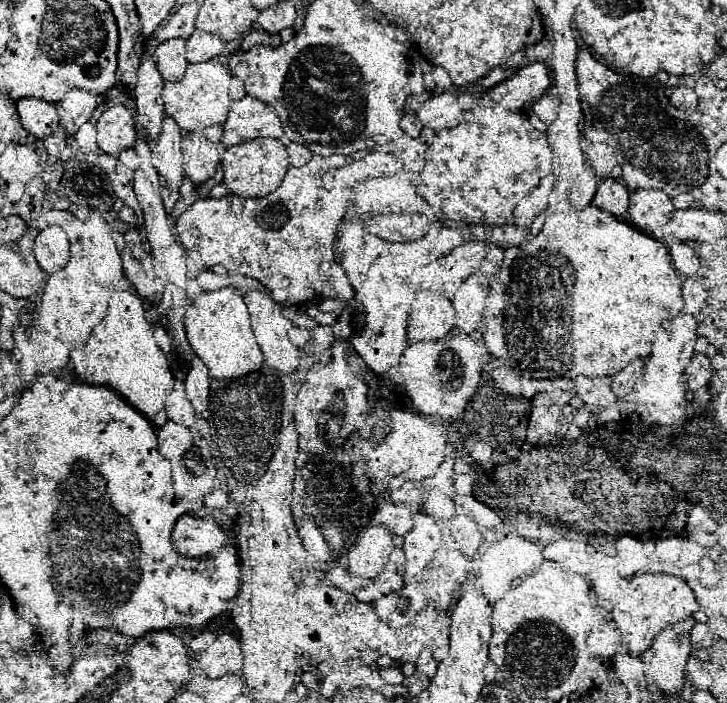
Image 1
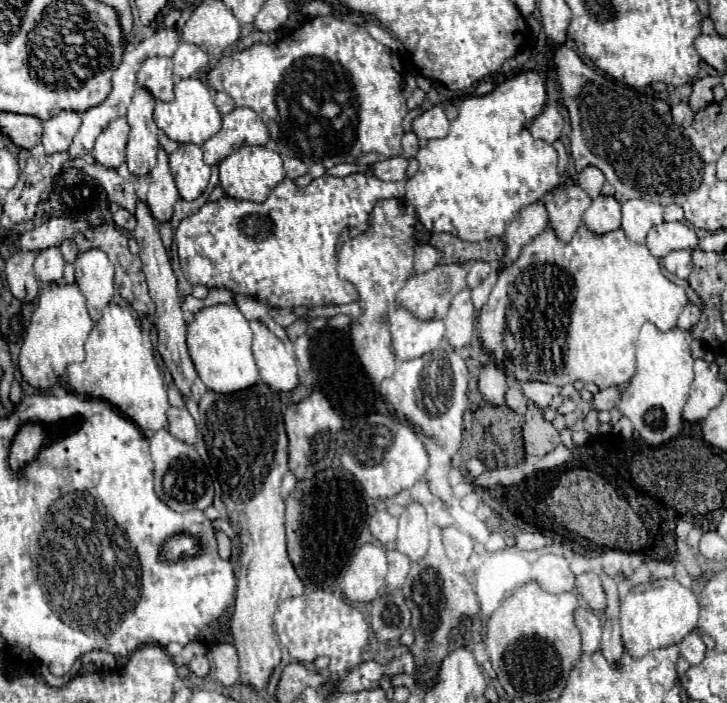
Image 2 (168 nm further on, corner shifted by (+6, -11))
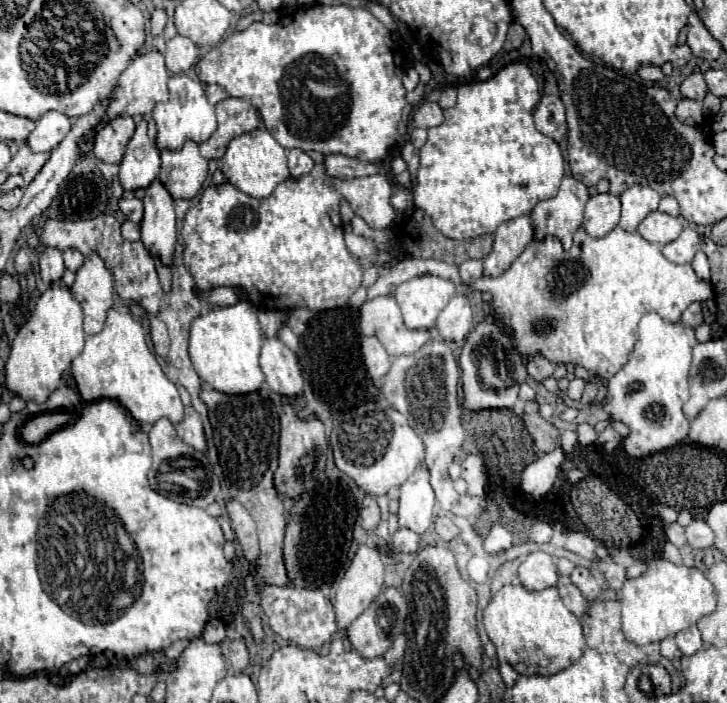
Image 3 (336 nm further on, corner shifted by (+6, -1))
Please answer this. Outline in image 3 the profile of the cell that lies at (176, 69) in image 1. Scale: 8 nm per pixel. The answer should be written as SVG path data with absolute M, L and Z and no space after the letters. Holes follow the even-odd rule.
M150 51L144 55L138 55L118 77L116 87L112 89L110 97L112 101L108 101L108 113L104 113L104 121L100 121L100 125L96 125L96 129L92 129L92 133L88 133L88 141L84 141L84 145L80 145L80 155L86 155L92 151L94 145L94 137L98 133L98 129L102 129L104 125L108 125L108 121L112 121L112 117L134 117L134 115L148 115L152 111L152 107L160 101L168 101L168 69L164 65L164 55L158 51Z

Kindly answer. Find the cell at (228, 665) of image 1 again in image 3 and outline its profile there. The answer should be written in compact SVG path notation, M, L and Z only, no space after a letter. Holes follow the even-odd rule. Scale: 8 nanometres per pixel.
M236 639L236 641L230 643L230 663L232 663L236 673L240 673L240 671L244 671L248 667L250 653L248 653L248 647L246 647L244 641Z

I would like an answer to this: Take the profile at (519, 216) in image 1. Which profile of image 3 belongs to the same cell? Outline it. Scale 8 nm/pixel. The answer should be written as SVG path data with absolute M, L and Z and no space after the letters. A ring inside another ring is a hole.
M528 215L502 223L494 233L494 247L484 259L484 275L496 277L504 273L508 265L512 265L512 261L524 251L524 247L532 243L532 237L534 225Z

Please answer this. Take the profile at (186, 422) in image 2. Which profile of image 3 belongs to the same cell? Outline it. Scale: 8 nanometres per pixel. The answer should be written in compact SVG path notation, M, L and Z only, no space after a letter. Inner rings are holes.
M186 407L184 421L176 425L176 431L178 431L178 437L186 445L192 445L194 449L200 449L204 453L208 451L208 443L206 443L206 437L204 437L204 427L202 427L200 415L194 411L194 407Z

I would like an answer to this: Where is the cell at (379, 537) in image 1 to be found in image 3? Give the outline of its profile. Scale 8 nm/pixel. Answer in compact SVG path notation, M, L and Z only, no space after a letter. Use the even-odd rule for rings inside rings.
M362 545L350 567L346 569L336 595L334 595L334 611L338 631L344 631L382 591L384 583L384 563L380 553L374 547Z

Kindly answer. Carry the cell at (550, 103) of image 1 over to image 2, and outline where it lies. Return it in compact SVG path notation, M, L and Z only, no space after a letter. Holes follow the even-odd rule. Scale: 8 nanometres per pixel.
M546 105L544 111L532 121L532 127L530 127L532 137L542 139L546 143L556 141L562 135L562 129L564 129L564 119L556 105Z

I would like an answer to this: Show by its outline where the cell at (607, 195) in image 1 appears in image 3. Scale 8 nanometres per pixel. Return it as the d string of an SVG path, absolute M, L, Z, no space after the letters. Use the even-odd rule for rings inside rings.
M598 193L590 197L586 203L582 227L592 237L604 237L618 225L618 219L620 219L620 199L612 193L604 195Z

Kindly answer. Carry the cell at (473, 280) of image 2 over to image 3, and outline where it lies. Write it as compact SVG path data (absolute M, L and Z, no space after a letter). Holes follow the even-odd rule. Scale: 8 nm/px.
M470 259L460 265L460 277L464 285L472 285L478 277L482 277L482 261Z

